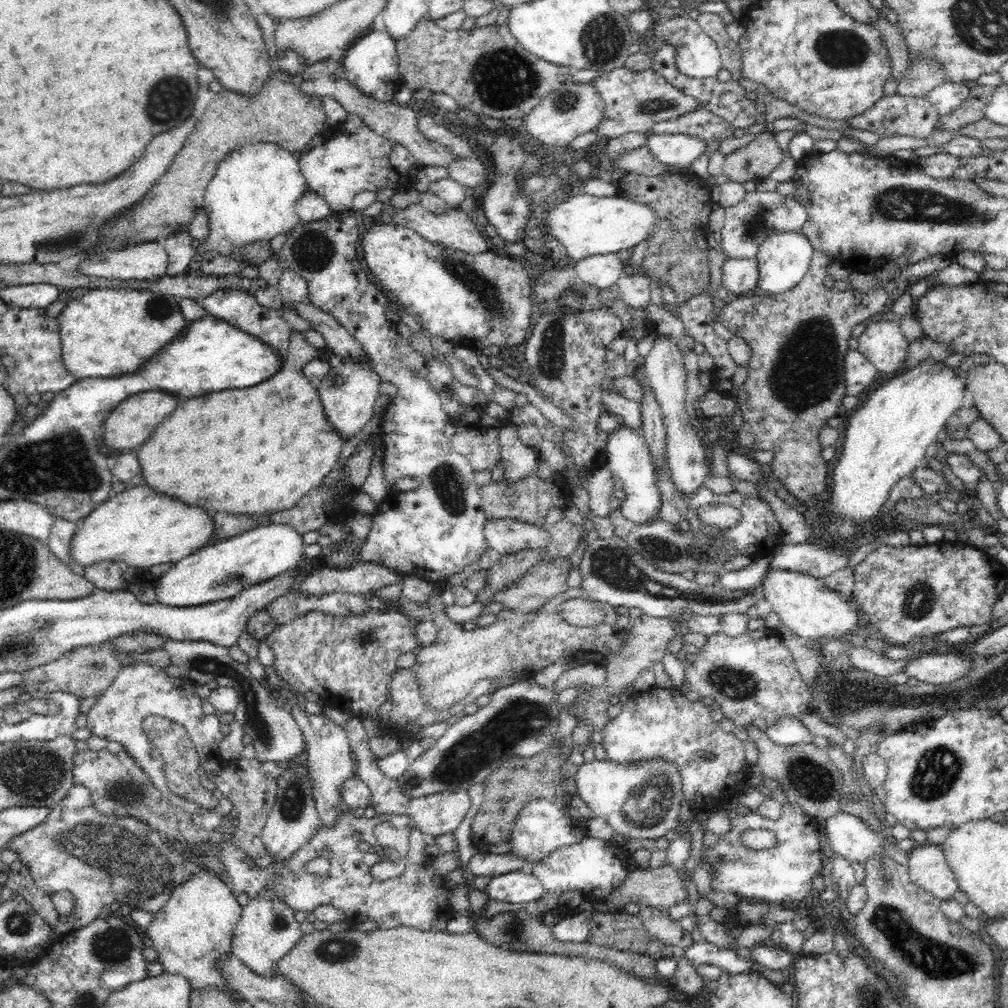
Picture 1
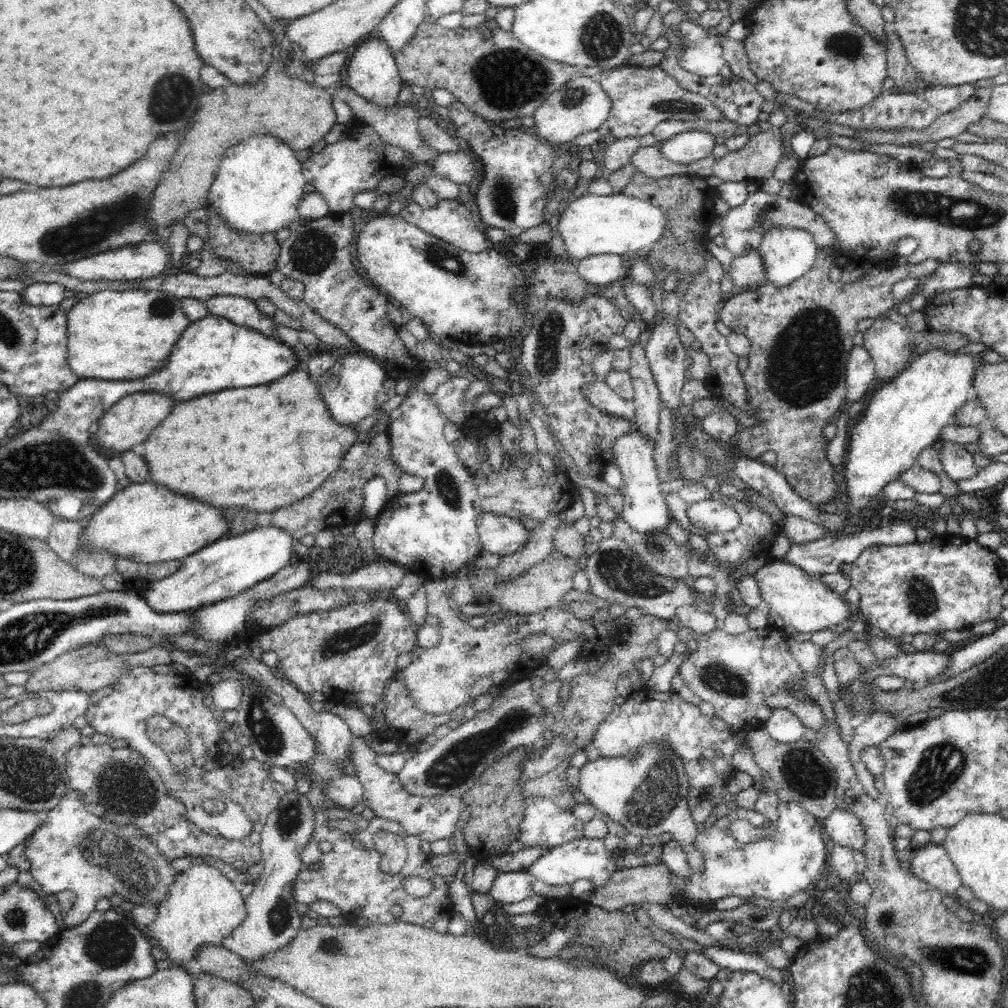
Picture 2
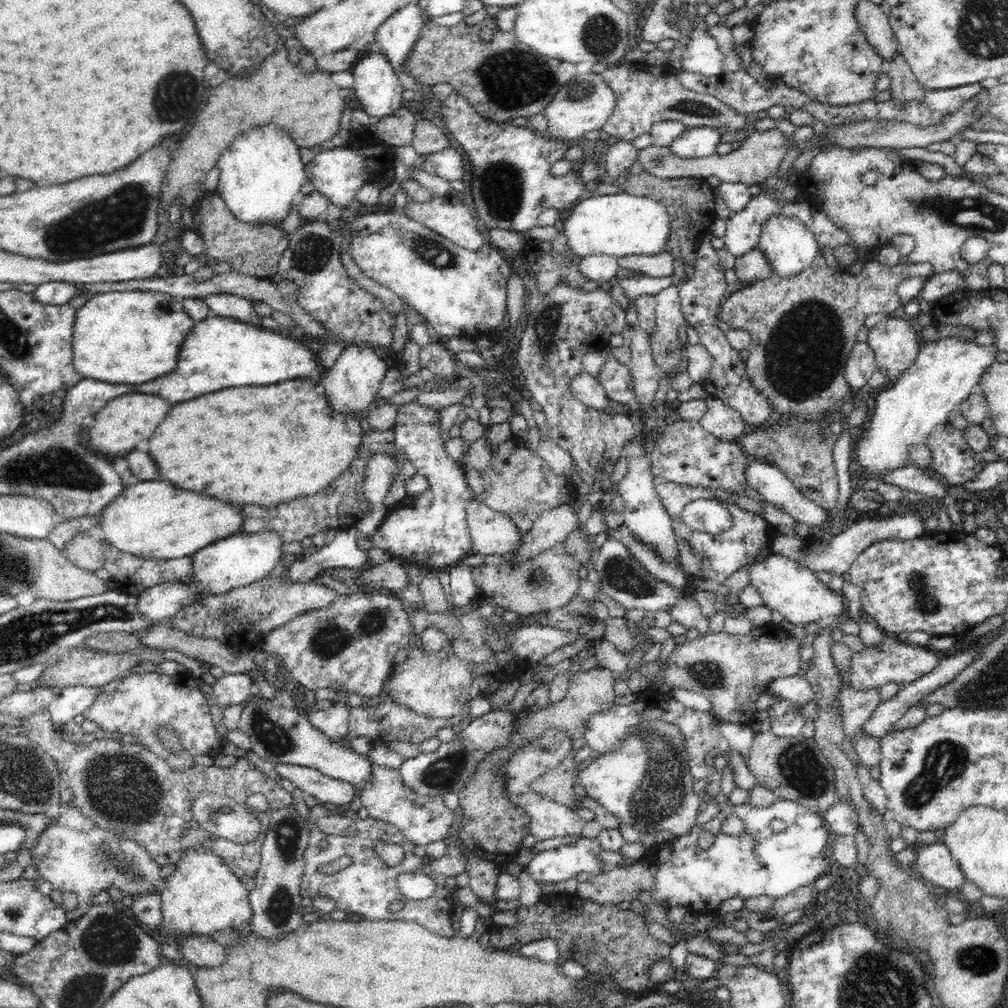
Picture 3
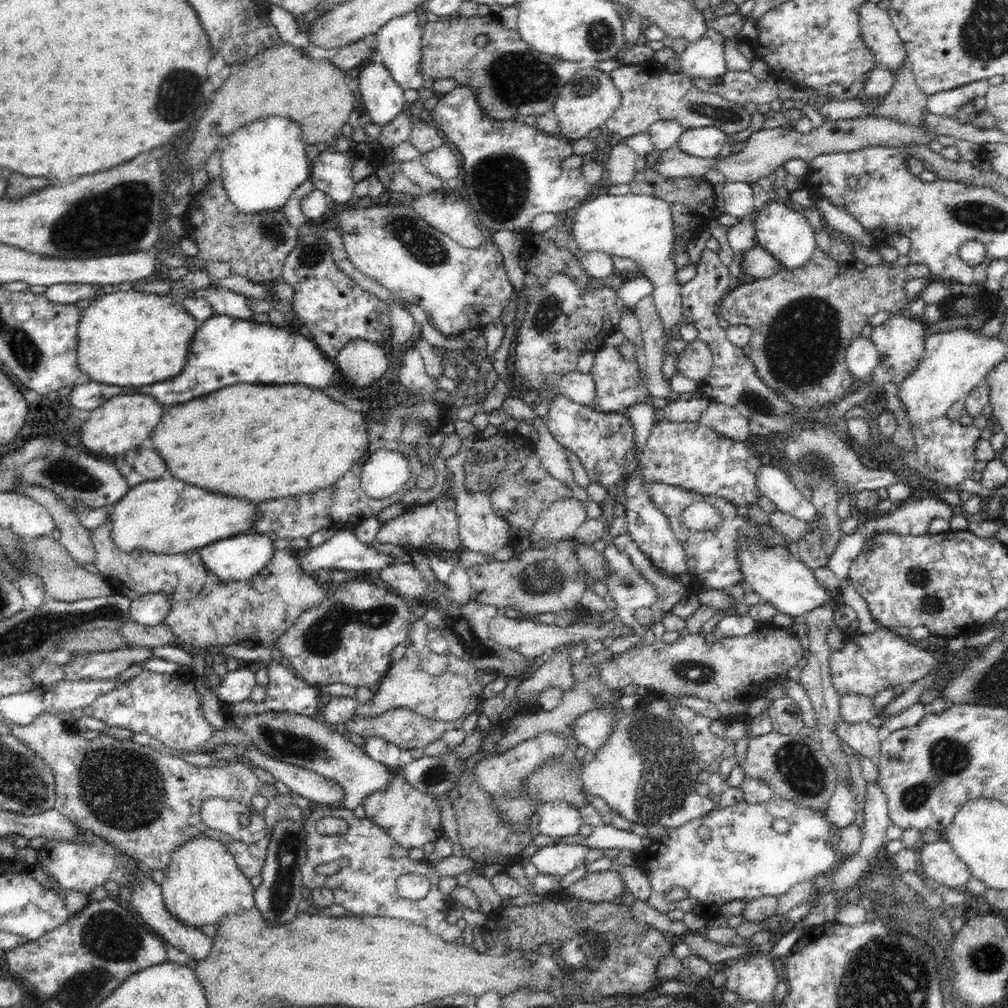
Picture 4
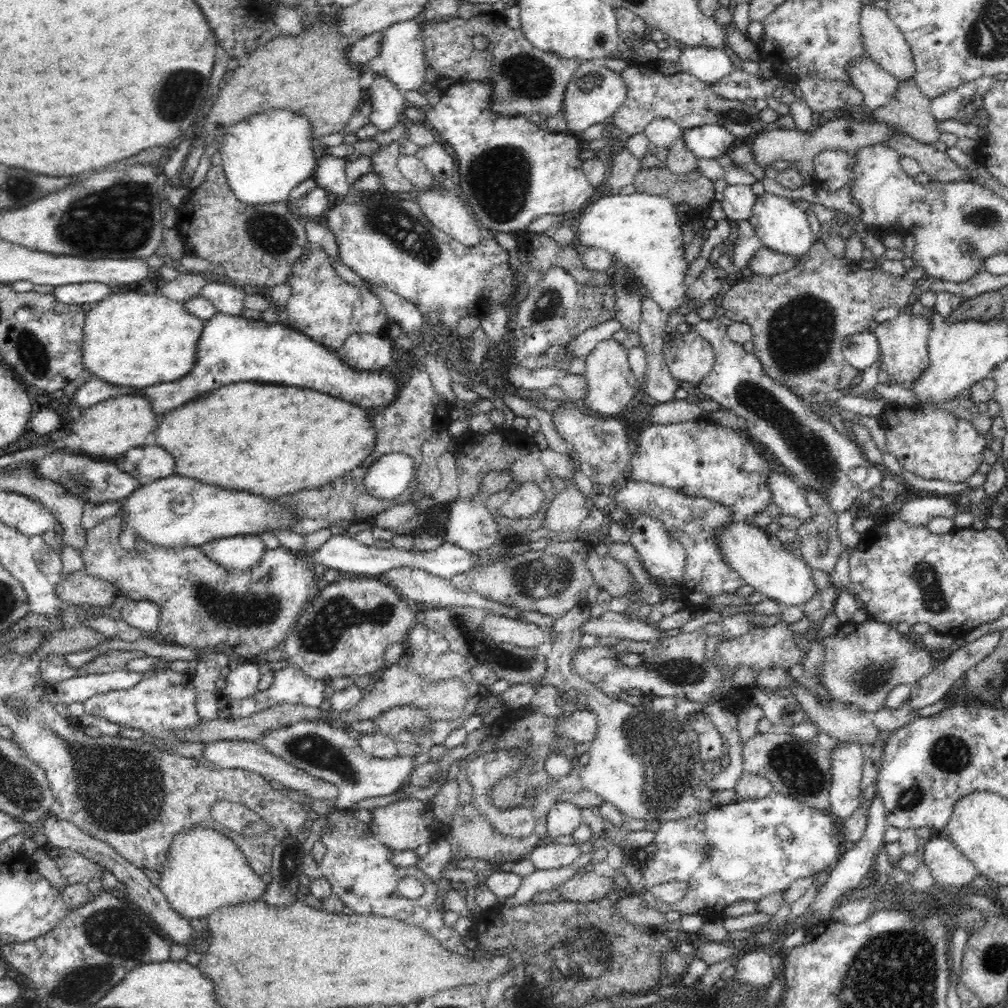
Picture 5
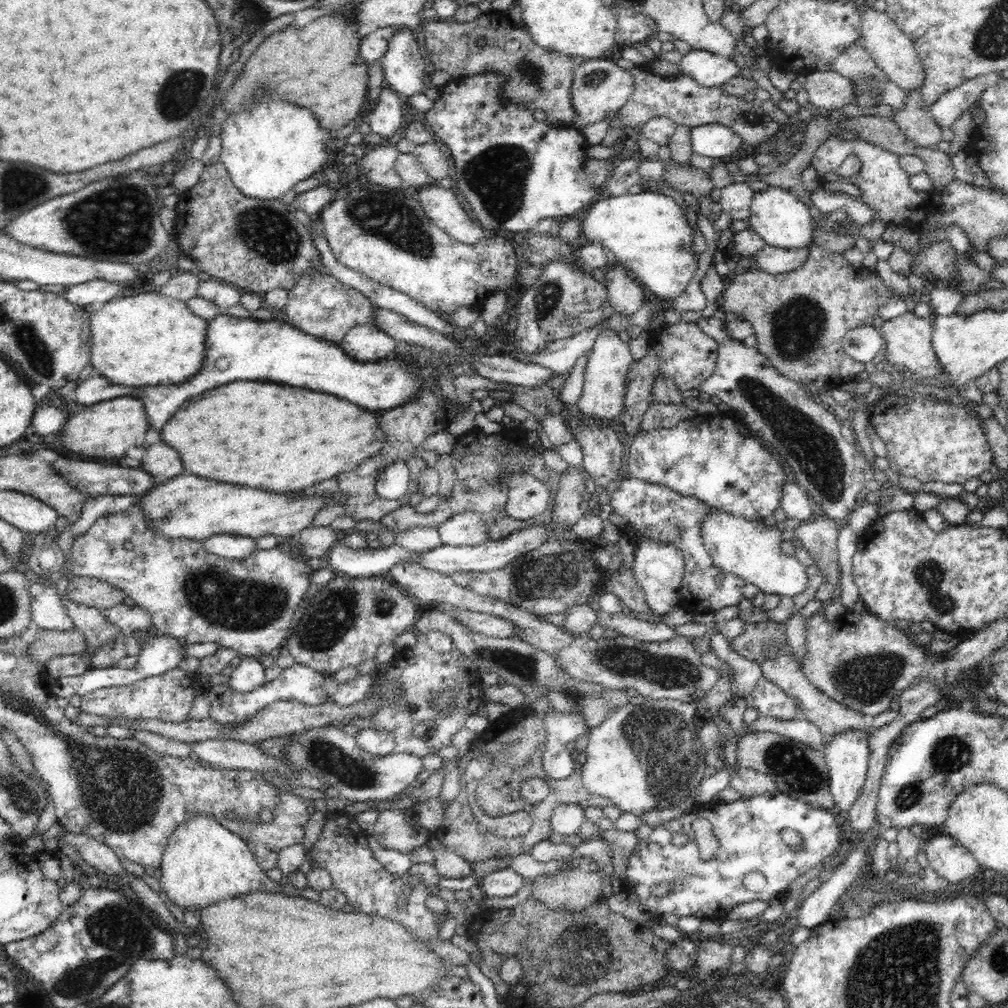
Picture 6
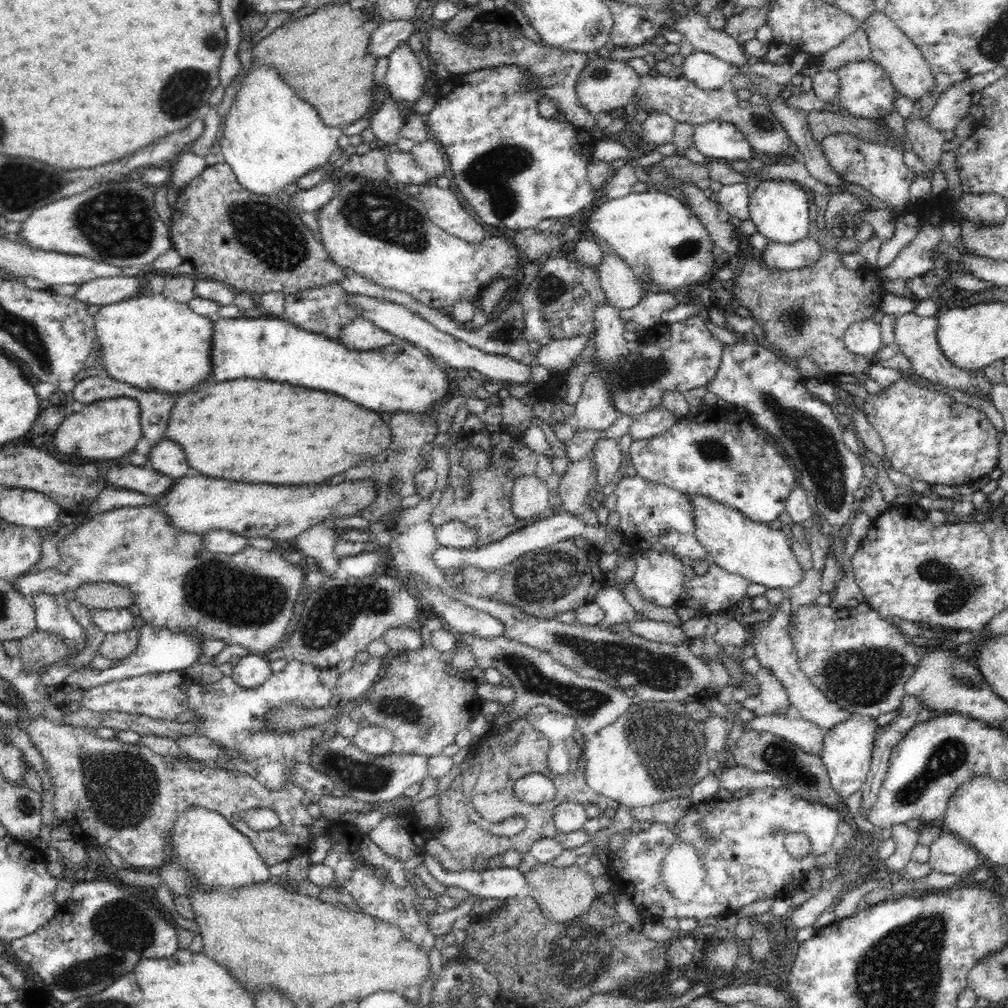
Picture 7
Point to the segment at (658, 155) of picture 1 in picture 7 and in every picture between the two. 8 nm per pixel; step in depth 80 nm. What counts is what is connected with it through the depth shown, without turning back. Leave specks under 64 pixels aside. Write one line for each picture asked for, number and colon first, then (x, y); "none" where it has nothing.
2: (696, 145)
3: (701, 142)
4: (706, 142)
5: (707, 141)
6: (714, 140)
7: (717, 140)

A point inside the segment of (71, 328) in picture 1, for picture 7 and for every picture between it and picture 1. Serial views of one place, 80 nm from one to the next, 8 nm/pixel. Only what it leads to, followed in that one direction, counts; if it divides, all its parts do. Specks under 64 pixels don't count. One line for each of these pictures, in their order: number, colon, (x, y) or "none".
2: (116, 334)
3: (125, 337)
4: (128, 338)
5: (138, 339)
6: (145, 339)
7: (149, 341)

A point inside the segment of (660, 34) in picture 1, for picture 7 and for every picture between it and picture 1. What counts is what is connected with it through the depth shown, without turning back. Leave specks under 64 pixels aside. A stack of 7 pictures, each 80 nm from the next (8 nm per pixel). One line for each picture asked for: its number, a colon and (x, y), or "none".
2: (704, 57)
3: (703, 56)
4: (705, 59)
5: (709, 65)
6: (709, 69)
7: (705, 71)

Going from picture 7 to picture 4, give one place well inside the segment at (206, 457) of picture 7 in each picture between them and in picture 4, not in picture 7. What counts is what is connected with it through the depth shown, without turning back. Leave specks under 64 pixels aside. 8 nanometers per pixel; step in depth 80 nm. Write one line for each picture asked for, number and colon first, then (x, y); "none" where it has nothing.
4: (261, 443)
5: (268, 440)
6: (266, 436)

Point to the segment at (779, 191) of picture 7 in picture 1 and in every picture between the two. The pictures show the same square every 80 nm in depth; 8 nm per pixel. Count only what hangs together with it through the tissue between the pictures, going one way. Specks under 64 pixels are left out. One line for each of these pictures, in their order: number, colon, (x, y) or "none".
1: (784, 258)
2: (788, 253)
3: (789, 247)
4: (781, 231)
5: (780, 225)
6: (783, 221)

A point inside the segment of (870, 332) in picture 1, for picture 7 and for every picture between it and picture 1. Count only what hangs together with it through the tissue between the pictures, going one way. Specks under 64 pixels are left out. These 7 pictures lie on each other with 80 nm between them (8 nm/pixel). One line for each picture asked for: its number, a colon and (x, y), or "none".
2: (890, 345)
3: (895, 344)
4: (900, 339)
5: (903, 341)
6: (908, 340)
7: (916, 337)

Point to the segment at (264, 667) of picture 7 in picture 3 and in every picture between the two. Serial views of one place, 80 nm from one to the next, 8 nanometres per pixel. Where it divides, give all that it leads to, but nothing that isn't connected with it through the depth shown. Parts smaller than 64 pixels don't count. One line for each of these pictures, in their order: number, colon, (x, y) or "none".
3: (230, 689)
4: (236, 686)
5: (241, 682)
6: (249, 674)

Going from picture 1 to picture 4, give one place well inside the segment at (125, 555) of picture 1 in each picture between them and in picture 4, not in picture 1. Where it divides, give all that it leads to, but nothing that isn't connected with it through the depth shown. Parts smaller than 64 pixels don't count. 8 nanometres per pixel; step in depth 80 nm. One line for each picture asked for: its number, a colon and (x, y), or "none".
2: (147, 524)
3: (155, 520)
4: (164, 517)

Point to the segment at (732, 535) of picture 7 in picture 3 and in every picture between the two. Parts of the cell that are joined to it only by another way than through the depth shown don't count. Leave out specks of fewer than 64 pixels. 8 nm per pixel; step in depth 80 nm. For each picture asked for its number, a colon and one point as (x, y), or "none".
3: (790, 588)
4: (780, 579)
5: (763, 561)
6: (751, 550)

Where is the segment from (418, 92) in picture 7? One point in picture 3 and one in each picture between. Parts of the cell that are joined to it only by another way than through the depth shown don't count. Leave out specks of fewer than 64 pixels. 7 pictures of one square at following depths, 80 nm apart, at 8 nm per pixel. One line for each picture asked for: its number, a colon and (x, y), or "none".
3: (398, 35)
4: (399, 48)
5: (402, 60)
6: (404, 68)

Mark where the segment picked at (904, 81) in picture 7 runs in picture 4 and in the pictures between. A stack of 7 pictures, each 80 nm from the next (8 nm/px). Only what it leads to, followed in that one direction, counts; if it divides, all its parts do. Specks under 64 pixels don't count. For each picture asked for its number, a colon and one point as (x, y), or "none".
4: (882, 39)
5: (884, 43)
6: (893, 52)

